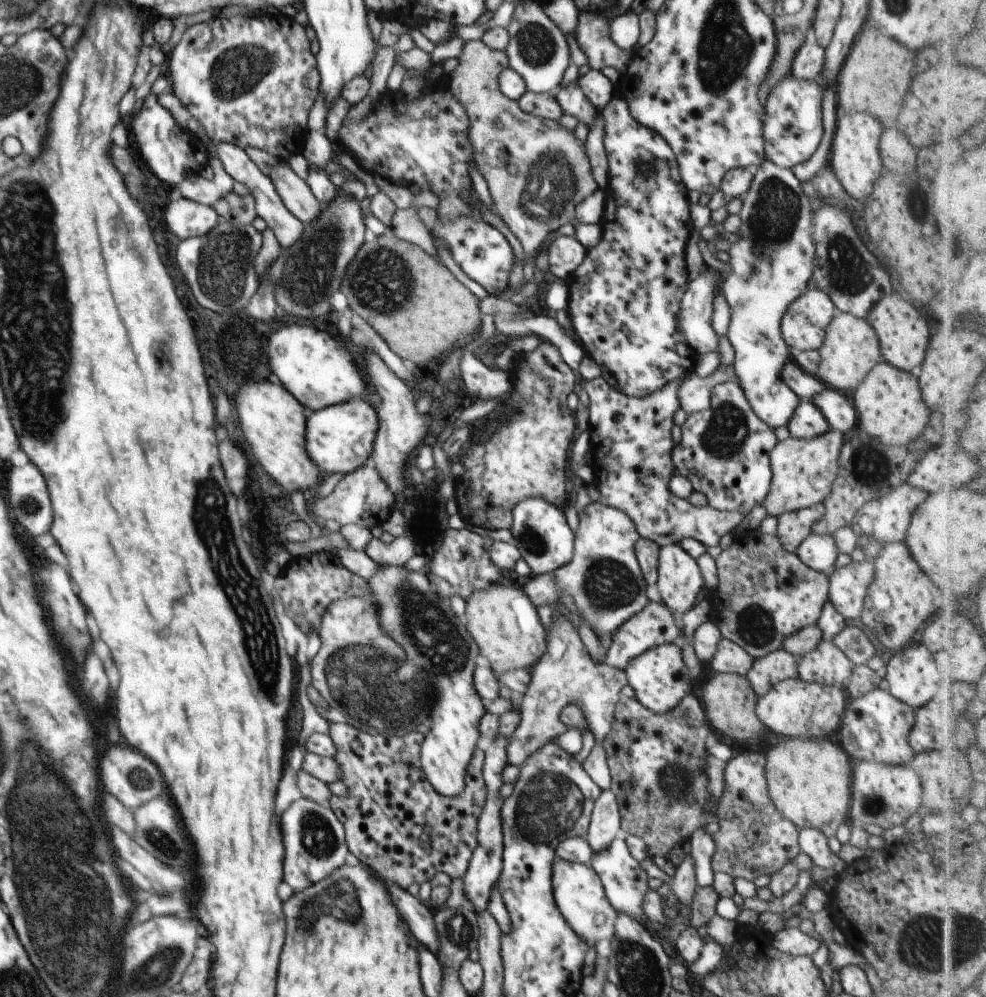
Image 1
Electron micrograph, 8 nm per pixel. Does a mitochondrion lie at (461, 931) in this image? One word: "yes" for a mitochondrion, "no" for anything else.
yes

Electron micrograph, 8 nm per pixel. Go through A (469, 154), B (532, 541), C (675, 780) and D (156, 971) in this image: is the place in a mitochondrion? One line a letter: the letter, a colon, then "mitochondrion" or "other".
A: other
B: mitochondrion
C: mitochondrion
D: mitochondrion

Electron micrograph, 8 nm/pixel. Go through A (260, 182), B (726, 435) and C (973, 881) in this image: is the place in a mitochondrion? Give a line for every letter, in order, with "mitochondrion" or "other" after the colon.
A: other
B: mitochondrion
C: other

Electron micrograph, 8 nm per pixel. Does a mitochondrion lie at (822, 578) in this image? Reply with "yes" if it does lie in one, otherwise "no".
no

